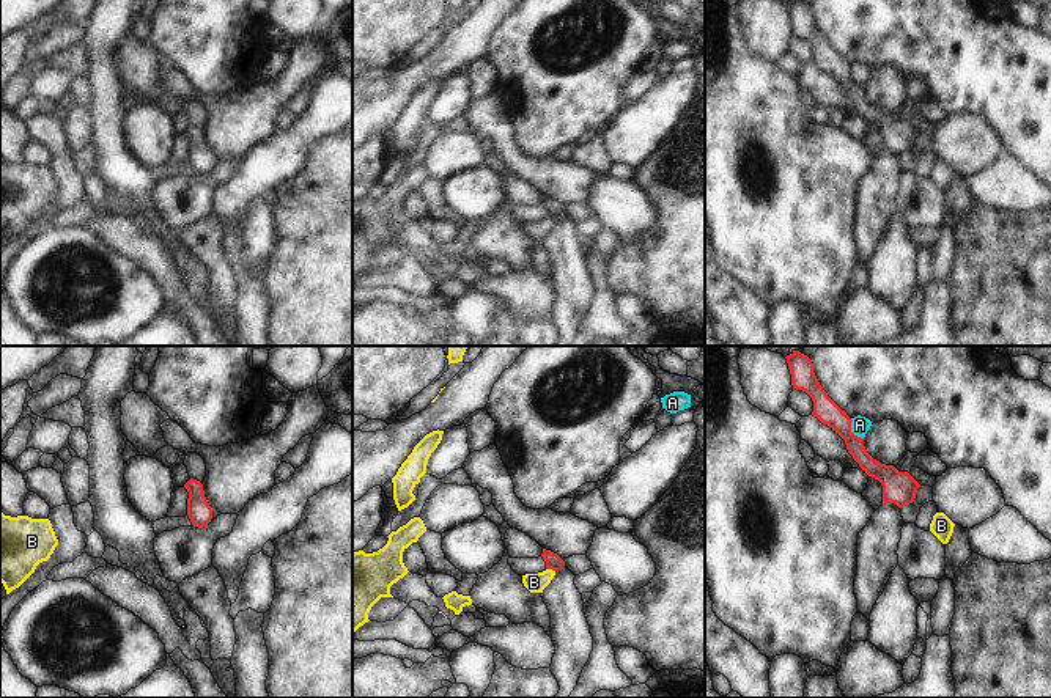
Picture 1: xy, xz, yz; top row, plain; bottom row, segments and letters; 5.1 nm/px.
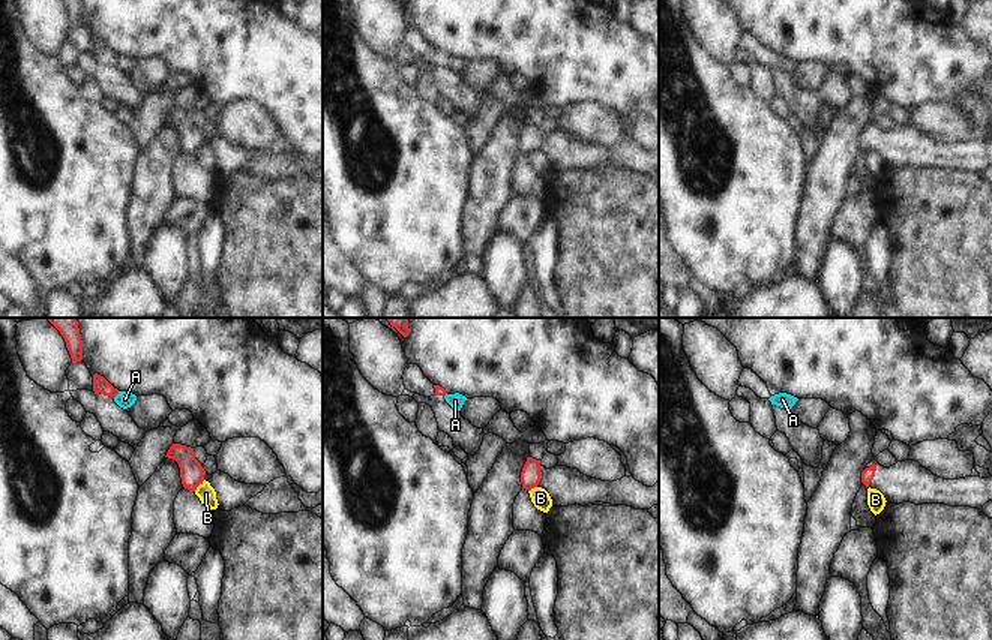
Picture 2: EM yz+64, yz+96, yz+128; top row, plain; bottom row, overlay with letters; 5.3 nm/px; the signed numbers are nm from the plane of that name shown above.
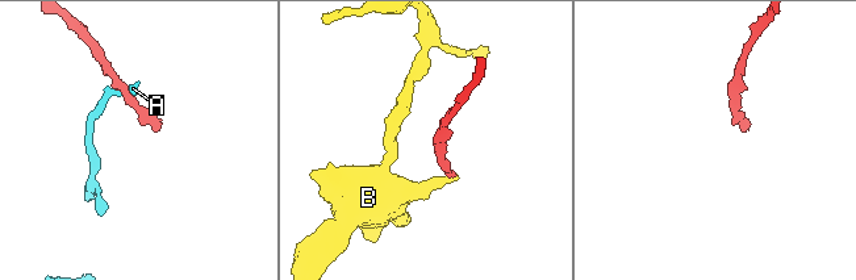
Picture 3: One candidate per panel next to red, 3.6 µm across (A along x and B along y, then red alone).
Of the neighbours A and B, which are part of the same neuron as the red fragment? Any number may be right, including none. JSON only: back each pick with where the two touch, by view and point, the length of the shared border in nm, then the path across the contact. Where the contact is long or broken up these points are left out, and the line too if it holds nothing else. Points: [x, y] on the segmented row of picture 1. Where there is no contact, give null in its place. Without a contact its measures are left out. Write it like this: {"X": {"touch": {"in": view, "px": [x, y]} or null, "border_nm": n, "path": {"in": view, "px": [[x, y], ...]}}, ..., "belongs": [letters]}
{"belongs": []}

